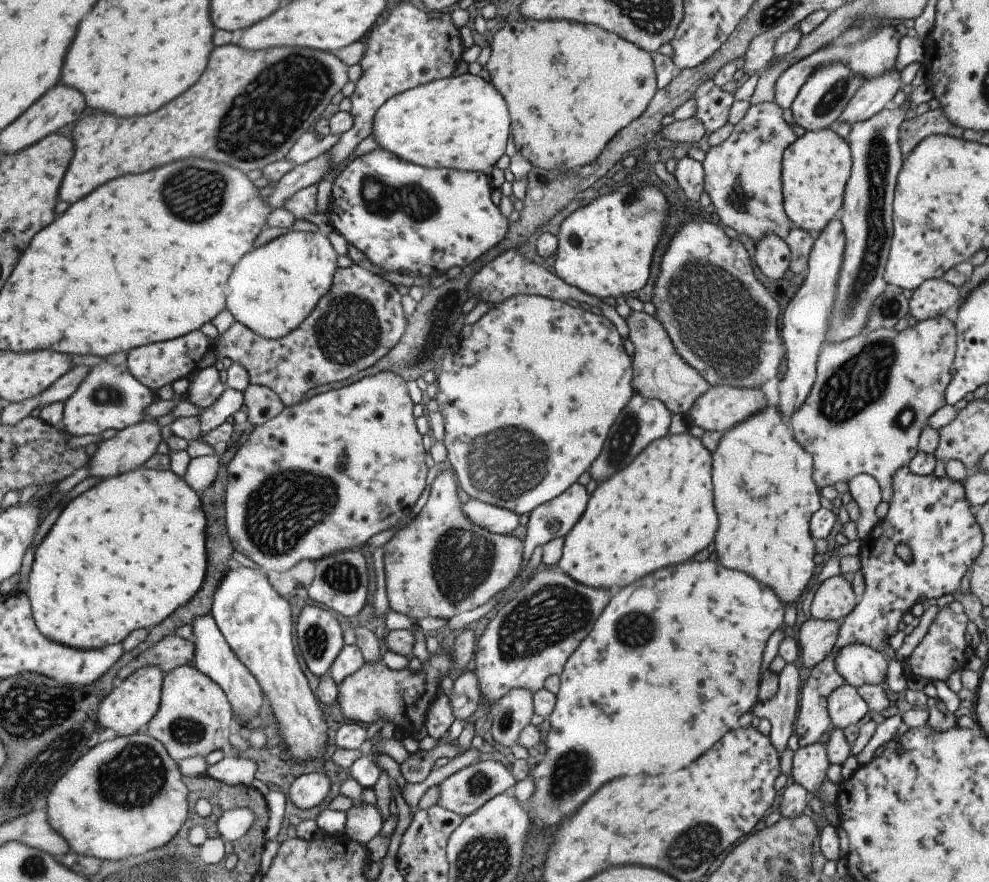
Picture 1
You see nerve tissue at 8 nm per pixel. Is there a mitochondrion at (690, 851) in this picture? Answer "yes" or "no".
yes

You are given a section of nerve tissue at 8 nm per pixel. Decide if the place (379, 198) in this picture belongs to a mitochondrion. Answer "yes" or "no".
yes

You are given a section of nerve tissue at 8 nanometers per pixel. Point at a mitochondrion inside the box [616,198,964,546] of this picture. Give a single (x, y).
(714, 315)

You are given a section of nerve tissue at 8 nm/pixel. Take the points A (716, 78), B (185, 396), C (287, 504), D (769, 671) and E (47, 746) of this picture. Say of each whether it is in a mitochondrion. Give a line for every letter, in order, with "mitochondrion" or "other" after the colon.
A: other
B: other
C: mitochondrion
D: other
E: mitochondrion

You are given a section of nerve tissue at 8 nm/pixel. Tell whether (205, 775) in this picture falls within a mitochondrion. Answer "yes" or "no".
no

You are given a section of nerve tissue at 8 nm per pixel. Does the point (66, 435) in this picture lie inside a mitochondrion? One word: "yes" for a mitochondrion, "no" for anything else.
no

